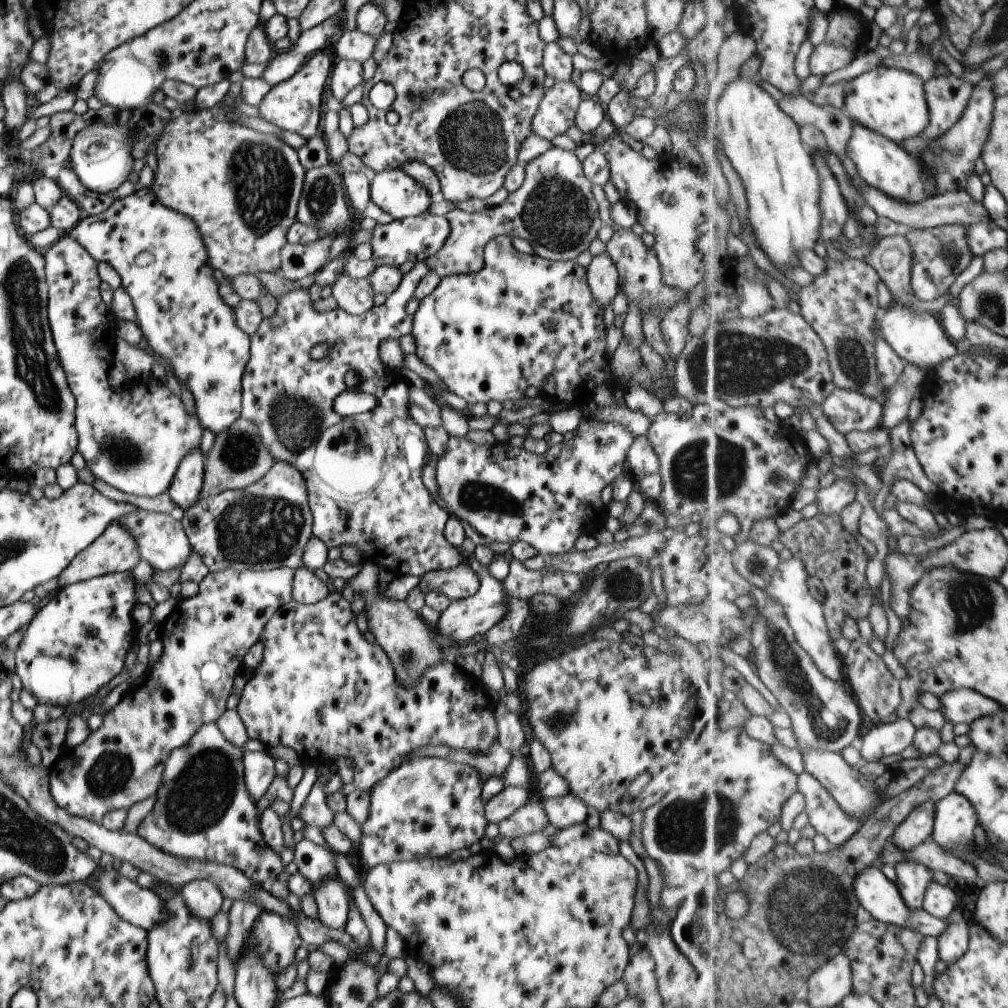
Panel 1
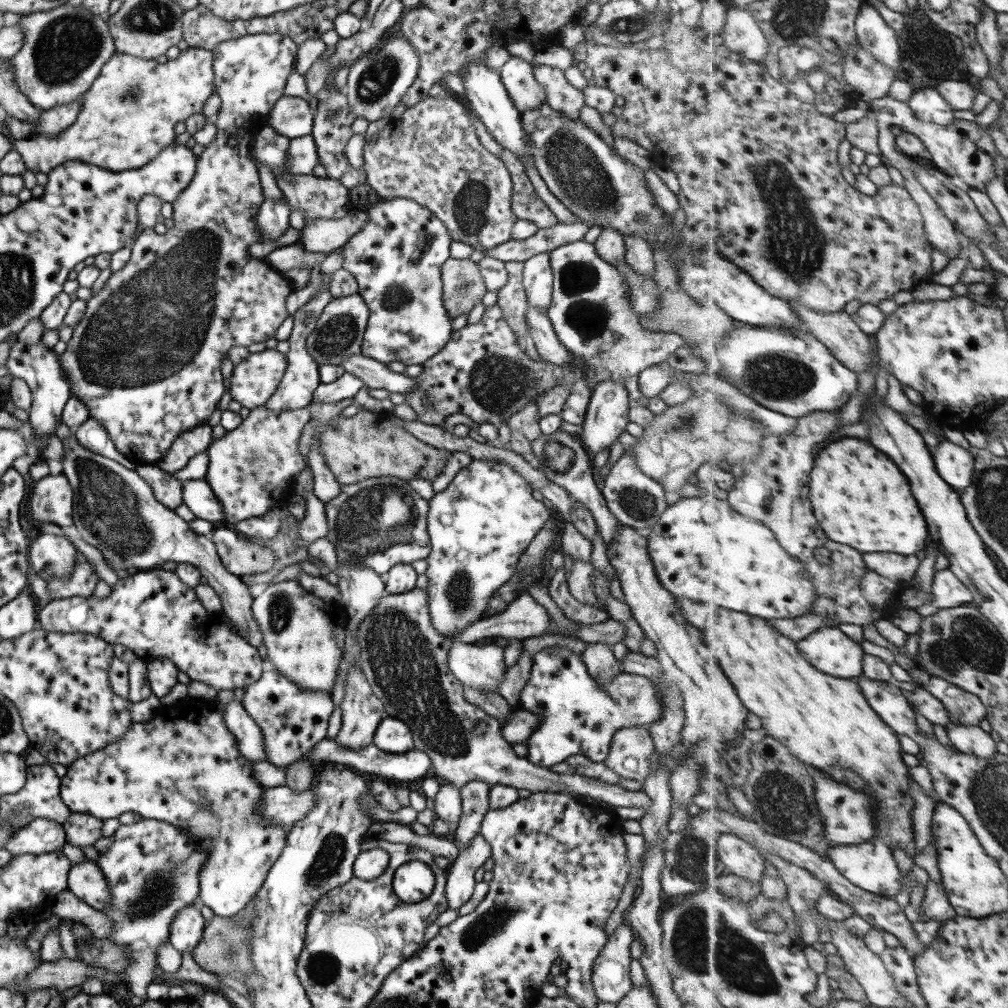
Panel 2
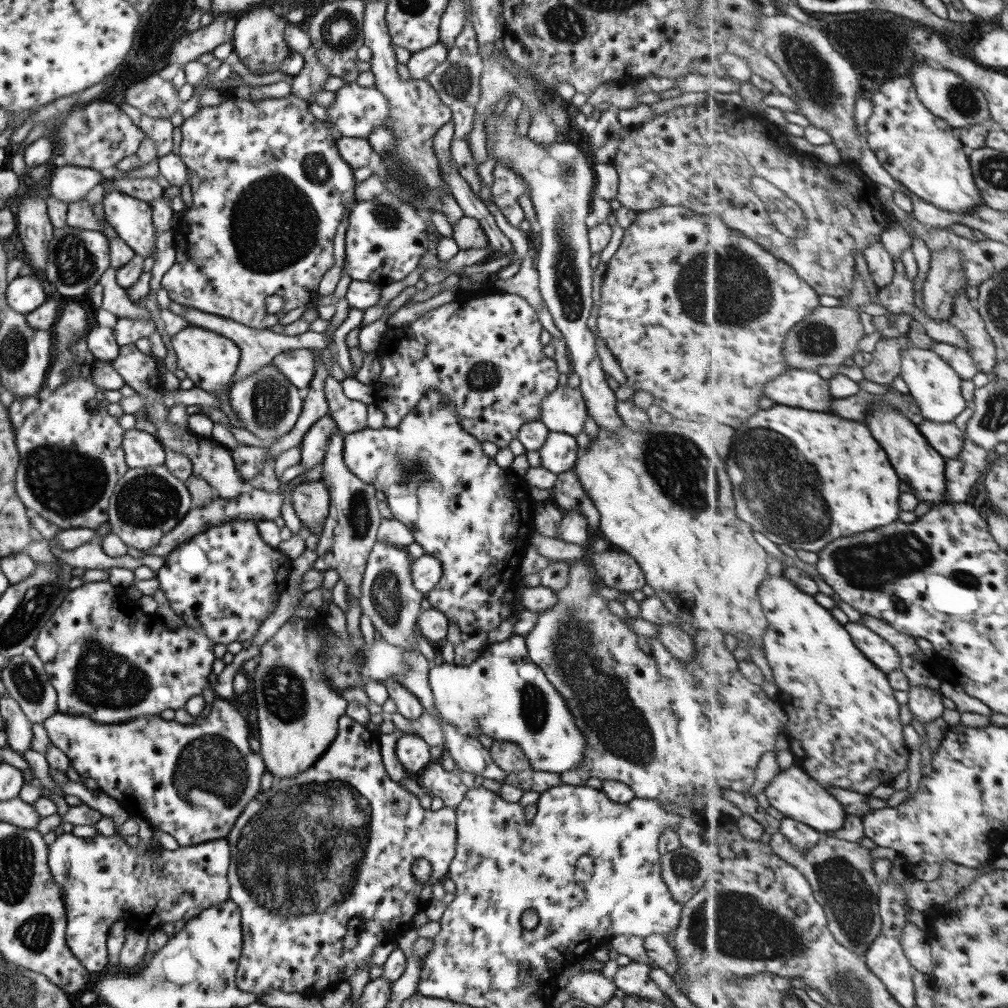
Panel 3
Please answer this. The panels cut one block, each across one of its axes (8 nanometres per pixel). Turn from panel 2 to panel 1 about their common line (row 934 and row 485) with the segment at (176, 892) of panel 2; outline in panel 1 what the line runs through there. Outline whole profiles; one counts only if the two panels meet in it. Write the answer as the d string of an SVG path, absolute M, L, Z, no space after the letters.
M61 234L61 236L51 246L49 246L47 250L43 251L41 256L43 257L44 279L48 290L46 294L46 317L50 328L51 338L57 353L59 364L64 370L69 390L72 392L76 402L74 408L74 427L78 436L76 450L83 457L85 466L90 469L93 476L95 476L95 479L99 479L110 487L116 488L121 492L135 497L152 497L157 496L157 494L161 494L161 492L167 491L179 461L193 447L199 447L201 426L198 418L195 414L186 414L179 402L179 397L172 394L165 387L165 384L157 384L155 382L156 380L153 378L147 378L146 380L127 380L124 384L124 389L119 392L119 394L111 390L111 387L108 385L107 375L109 365L113 360L112 355L114 346L116 345L117 337L115 335L115 331L117 328L117 319L109 310L108 306L101 300L101 295L99 294L101 281L99 280L99 277L97 277L96 260L93 260L91 255L84 248L81 248L81 246L79 246L79 244L77 244L77 242L75 242L71 237L67 236L67 234Z

